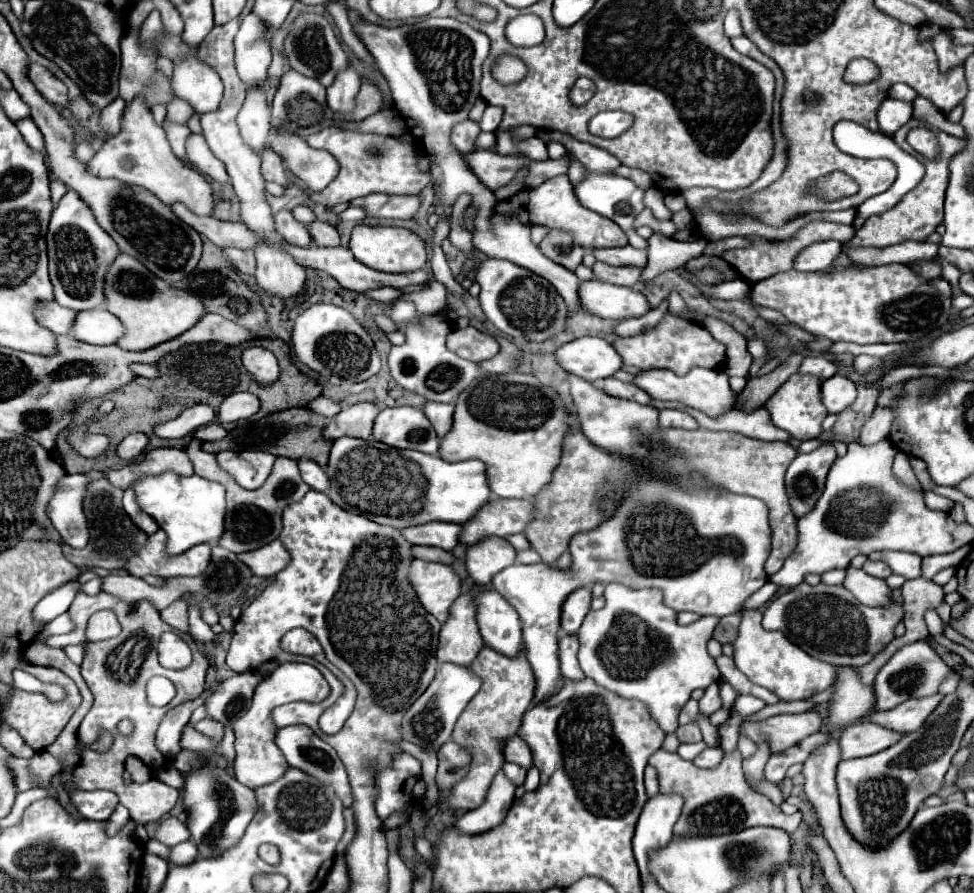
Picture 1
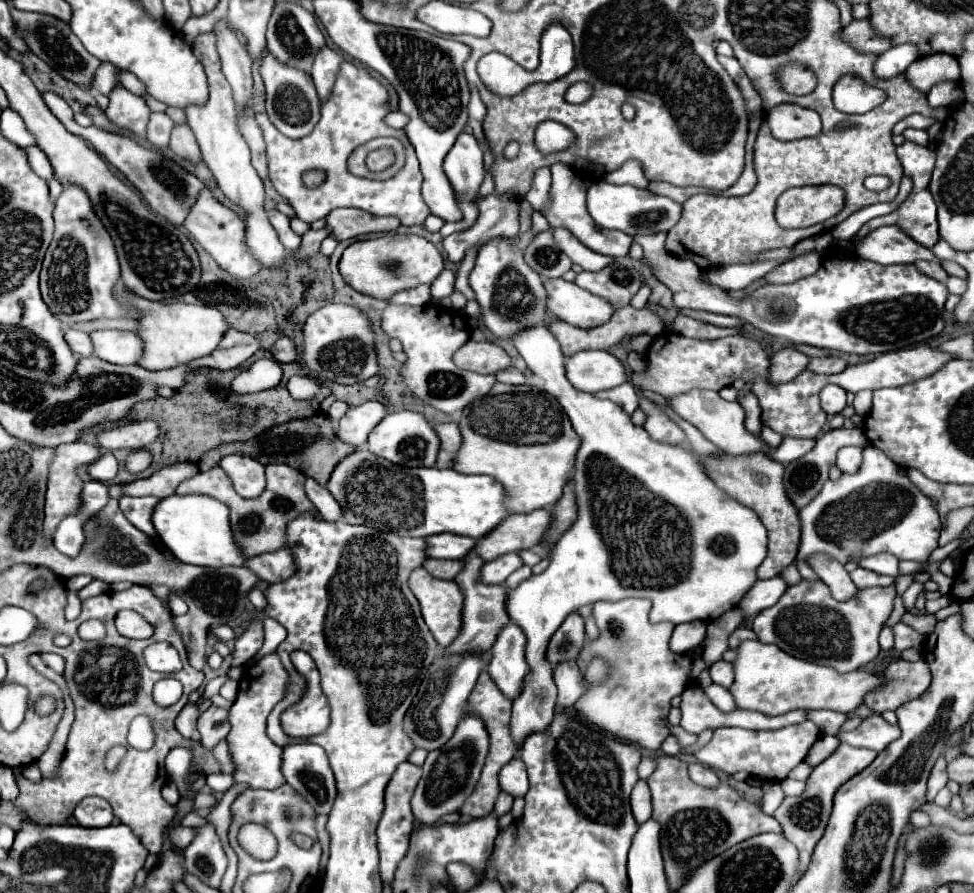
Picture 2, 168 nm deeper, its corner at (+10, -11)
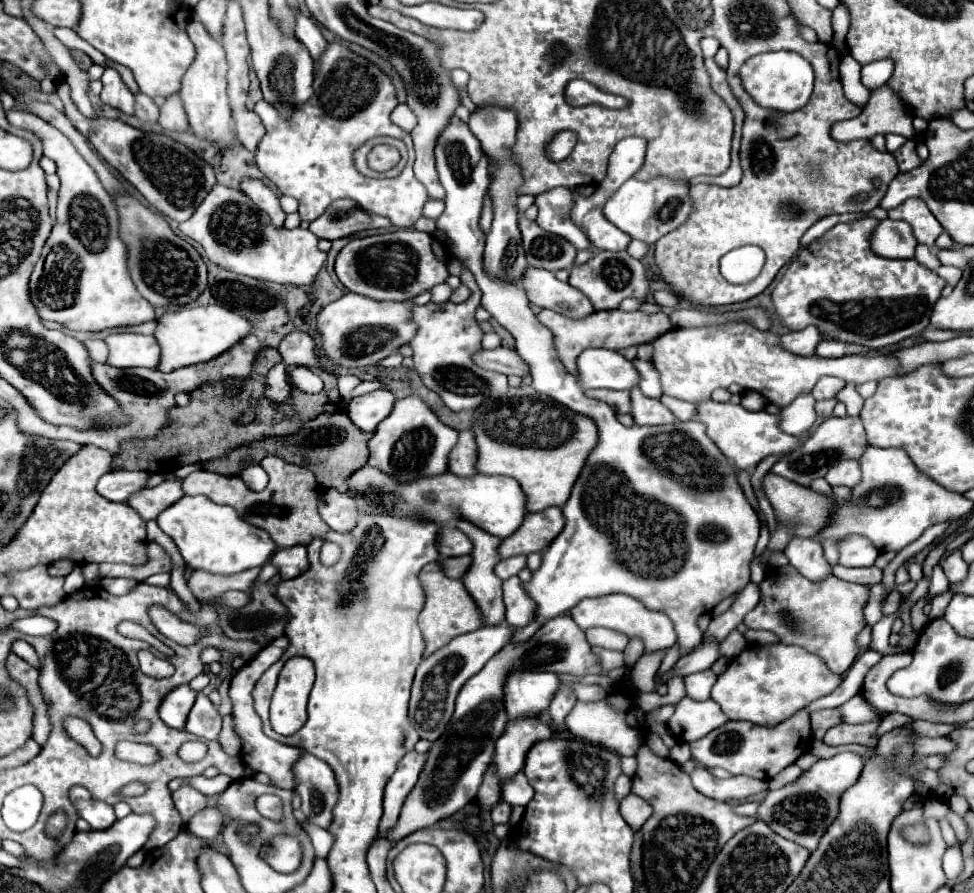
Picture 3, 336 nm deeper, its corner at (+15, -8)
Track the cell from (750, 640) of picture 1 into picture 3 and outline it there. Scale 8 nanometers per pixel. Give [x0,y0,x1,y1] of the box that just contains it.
[712,645,842,727]

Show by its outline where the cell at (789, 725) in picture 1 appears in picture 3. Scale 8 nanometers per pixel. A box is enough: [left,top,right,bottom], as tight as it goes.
[690,711,810,781]

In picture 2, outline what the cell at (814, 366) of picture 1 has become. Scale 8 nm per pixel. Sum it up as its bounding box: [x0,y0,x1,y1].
[809,354,847,374]

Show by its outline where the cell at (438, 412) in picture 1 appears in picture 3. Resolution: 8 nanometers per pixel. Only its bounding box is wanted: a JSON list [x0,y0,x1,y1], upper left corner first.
[448,431,476,477]

